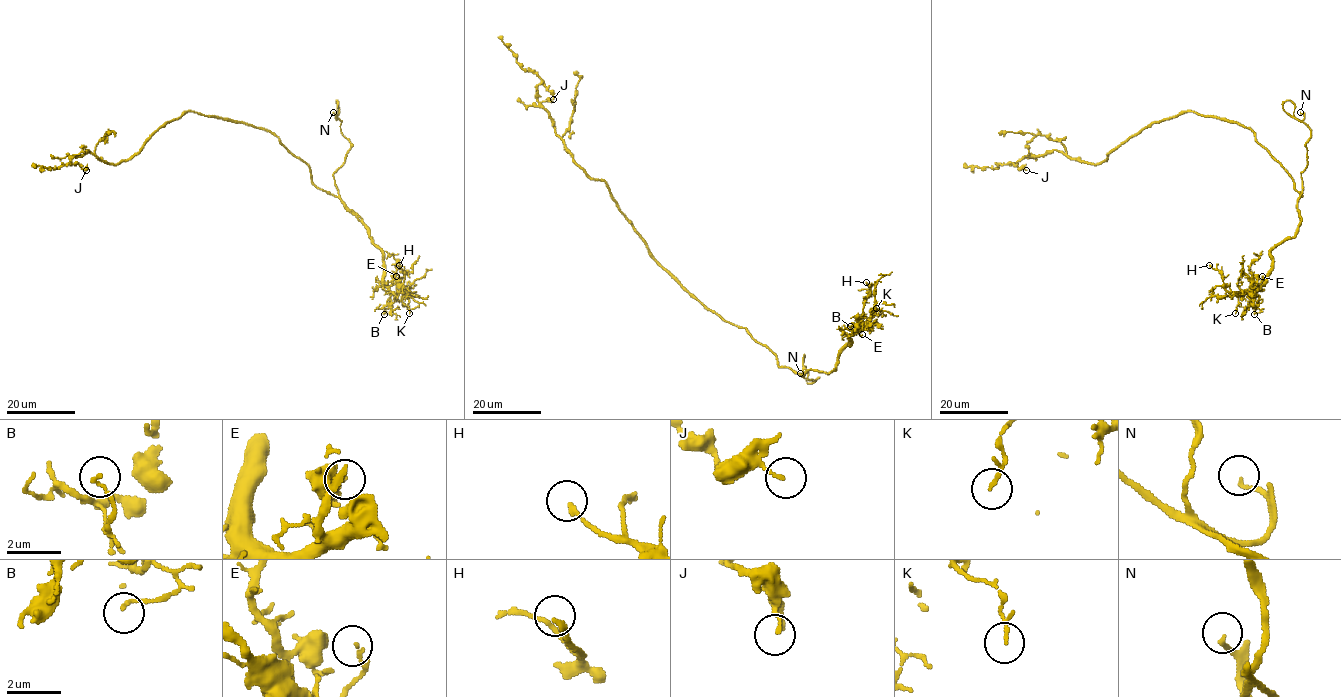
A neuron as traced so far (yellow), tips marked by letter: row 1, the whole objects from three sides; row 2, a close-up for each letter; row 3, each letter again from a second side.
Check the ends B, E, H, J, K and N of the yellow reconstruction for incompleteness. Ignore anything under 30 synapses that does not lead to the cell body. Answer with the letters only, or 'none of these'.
N

